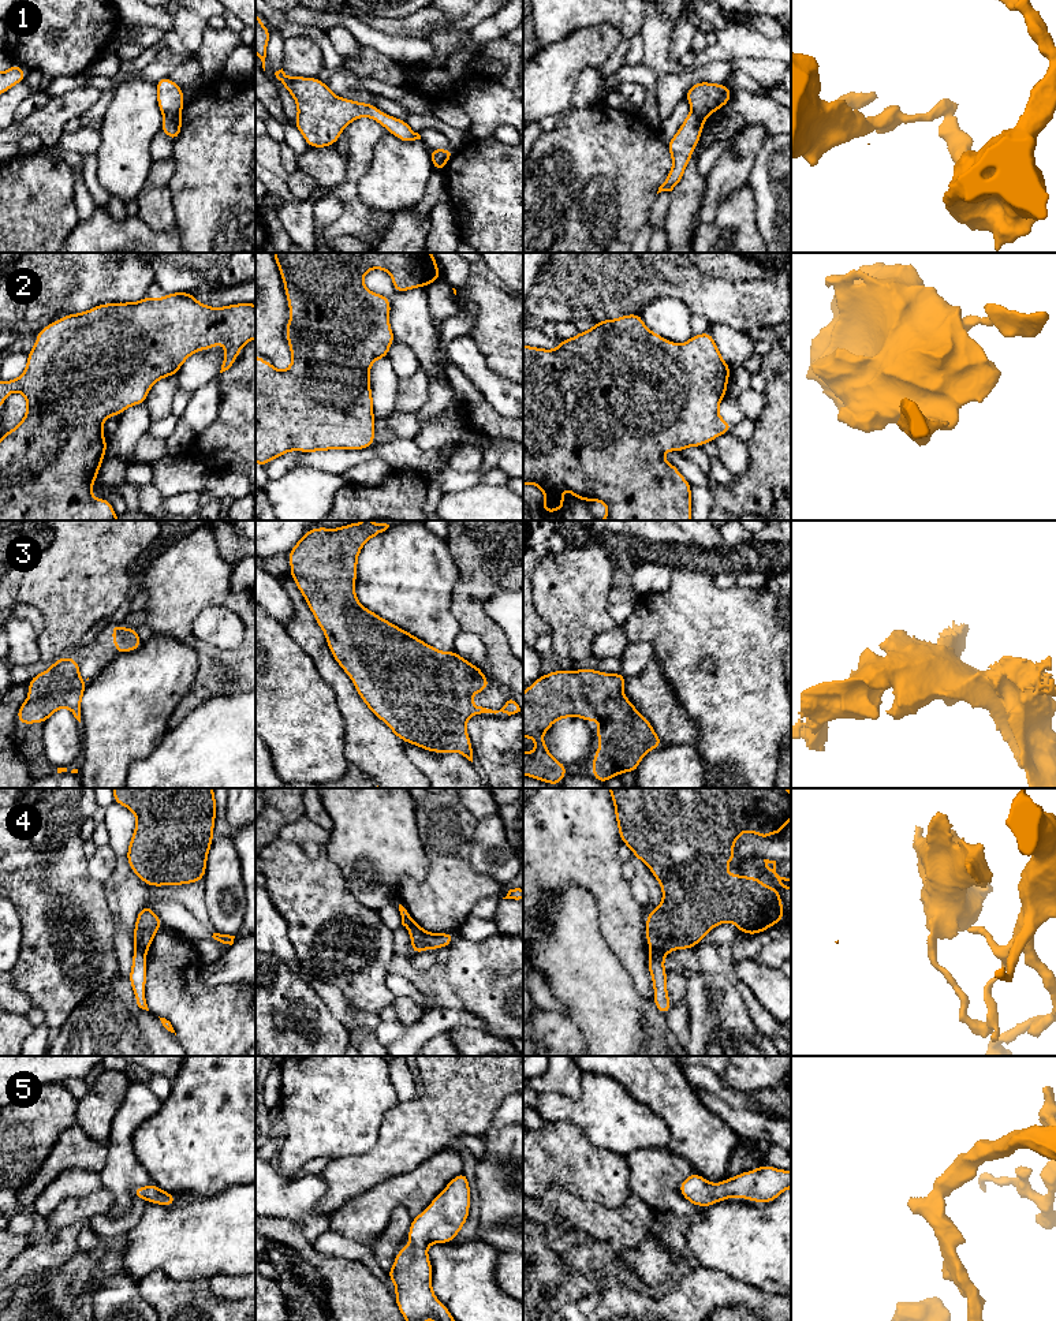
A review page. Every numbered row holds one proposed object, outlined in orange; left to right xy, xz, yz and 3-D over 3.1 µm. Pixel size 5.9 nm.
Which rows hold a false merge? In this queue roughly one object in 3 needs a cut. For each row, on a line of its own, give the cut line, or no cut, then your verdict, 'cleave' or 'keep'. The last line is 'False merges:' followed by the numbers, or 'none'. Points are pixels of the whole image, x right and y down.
1: xy (179, 112), (167, 112), (164, 115) | cleave
2: no cut | keep
3: no cut | keep
4: yz (650, 948), (656, 948), (664, 955) | cleave
5: no cut | keep
False merges: 1, 4

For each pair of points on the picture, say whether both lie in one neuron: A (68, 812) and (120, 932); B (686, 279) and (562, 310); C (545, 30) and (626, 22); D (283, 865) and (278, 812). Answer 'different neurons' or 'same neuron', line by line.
A: different neurons
B: same neuron
C: same neuron
D: different neurons

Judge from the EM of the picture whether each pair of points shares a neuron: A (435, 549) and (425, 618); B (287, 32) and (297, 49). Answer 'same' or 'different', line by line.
A: same
B: different

